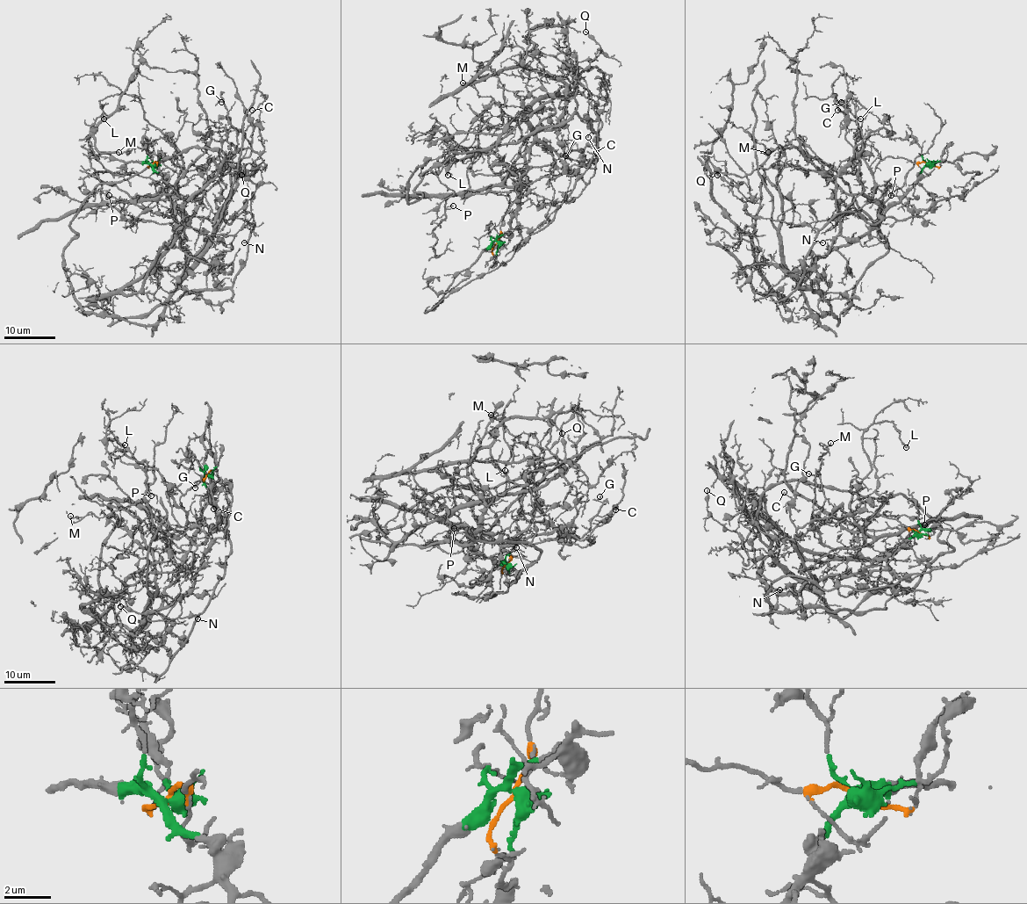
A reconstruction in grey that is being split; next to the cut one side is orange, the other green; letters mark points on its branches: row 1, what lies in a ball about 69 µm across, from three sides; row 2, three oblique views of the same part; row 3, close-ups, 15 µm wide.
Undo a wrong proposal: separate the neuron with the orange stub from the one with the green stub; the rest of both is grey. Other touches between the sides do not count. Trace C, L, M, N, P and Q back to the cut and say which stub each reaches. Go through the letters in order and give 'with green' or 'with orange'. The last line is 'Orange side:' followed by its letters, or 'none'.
C: with green
L: with orange
M: with orange
N: with green
P: with orange
Q: with green
Orange side: L, M, P

